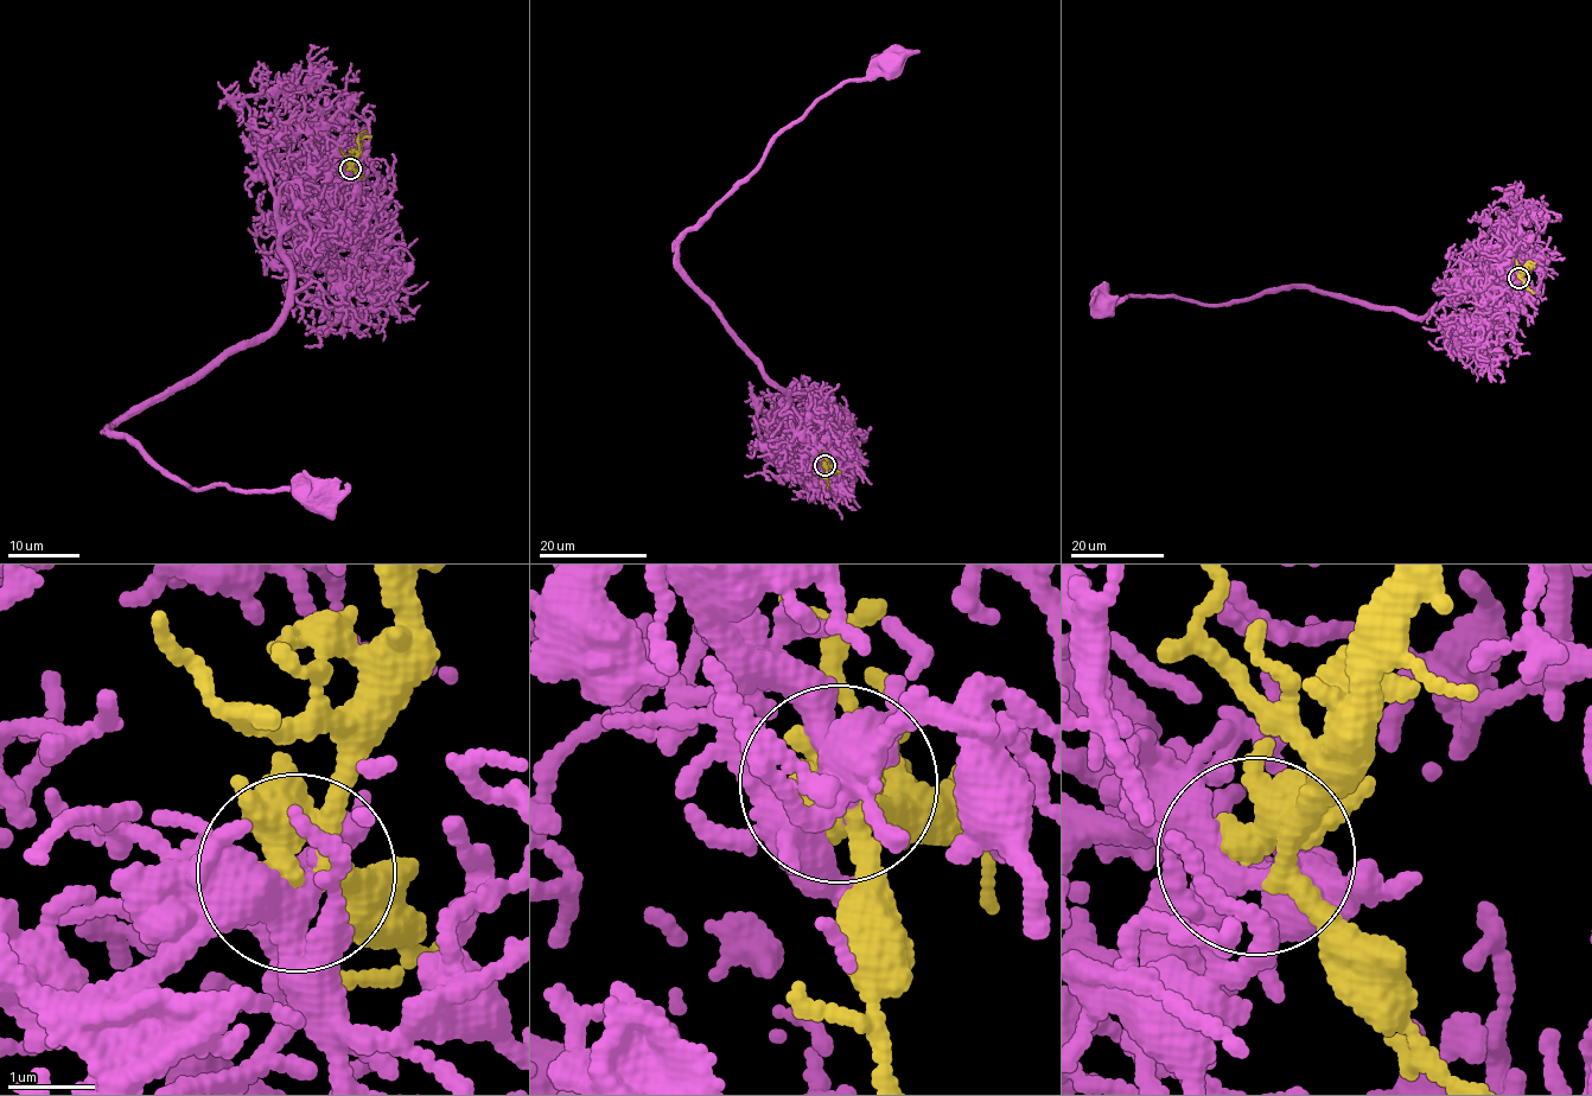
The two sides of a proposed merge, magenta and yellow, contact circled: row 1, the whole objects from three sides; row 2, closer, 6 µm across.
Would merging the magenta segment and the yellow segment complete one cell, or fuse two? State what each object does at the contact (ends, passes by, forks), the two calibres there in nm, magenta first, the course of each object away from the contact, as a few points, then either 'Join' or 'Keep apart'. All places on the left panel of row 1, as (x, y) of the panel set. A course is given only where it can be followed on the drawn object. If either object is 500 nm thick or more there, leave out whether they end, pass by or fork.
At the ring magenta passes by. At the ring yellow forks. Thickness 300 nm (magenta) against 360 nm. Course of magenta: (351, 171), (318, 178), (279, 212), (290, 269), (285, 312), (108, 434), (195, 491), (218, 485), (326, 497). Course of yellow: (351, 169), (360, 135), (367, 132). Join

